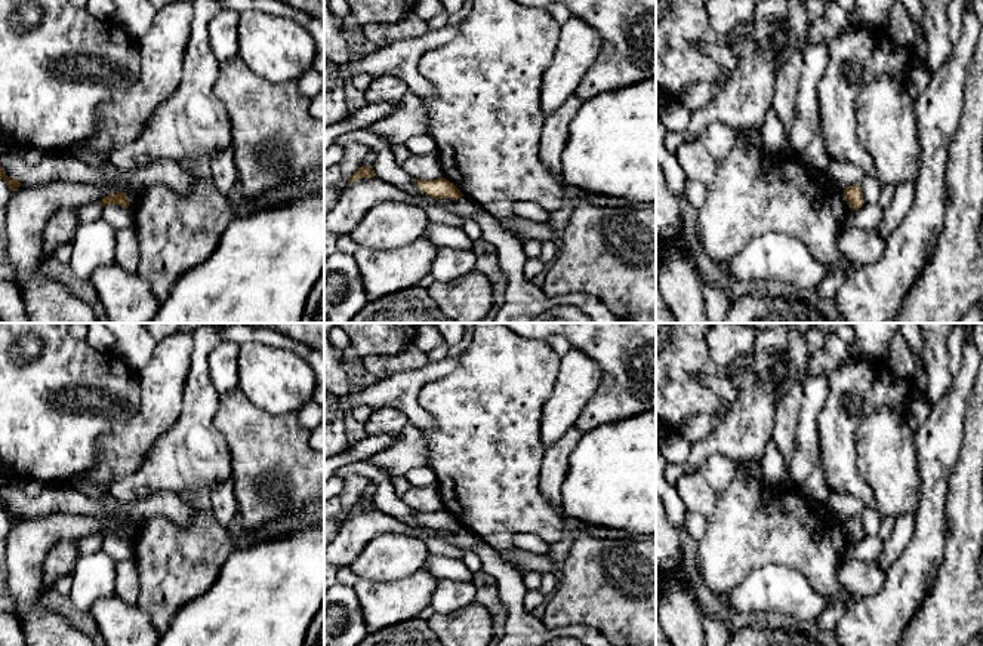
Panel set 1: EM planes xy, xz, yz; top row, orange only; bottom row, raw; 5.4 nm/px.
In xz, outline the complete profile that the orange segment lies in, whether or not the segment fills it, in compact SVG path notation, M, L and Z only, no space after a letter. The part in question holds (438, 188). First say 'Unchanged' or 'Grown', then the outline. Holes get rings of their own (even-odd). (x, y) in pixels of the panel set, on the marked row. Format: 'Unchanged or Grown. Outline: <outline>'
Unchanged. Outline: M438 178L434 181L415 179L415 185L422 193L425 193L426 196L431 196L435 200L438 199L457 200L463 197L460 190L446 178Z

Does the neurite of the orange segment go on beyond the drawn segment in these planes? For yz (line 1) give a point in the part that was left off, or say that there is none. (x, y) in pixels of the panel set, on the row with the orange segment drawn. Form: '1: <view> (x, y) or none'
1: none

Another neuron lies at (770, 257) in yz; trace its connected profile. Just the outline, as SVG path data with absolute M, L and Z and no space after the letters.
M780 233L755 237L727 261L727 270L734 280L743 283L779 280L796 289L814 287L833 271L844 273L850 267L850 258L842 253L838 265L829 270L810 255L801 240Z

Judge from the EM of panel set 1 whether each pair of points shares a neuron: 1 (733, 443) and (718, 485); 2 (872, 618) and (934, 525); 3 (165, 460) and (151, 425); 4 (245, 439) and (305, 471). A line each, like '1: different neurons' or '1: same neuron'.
1: different neurons
2: same neuron
3: different neurons
4: same neuron

